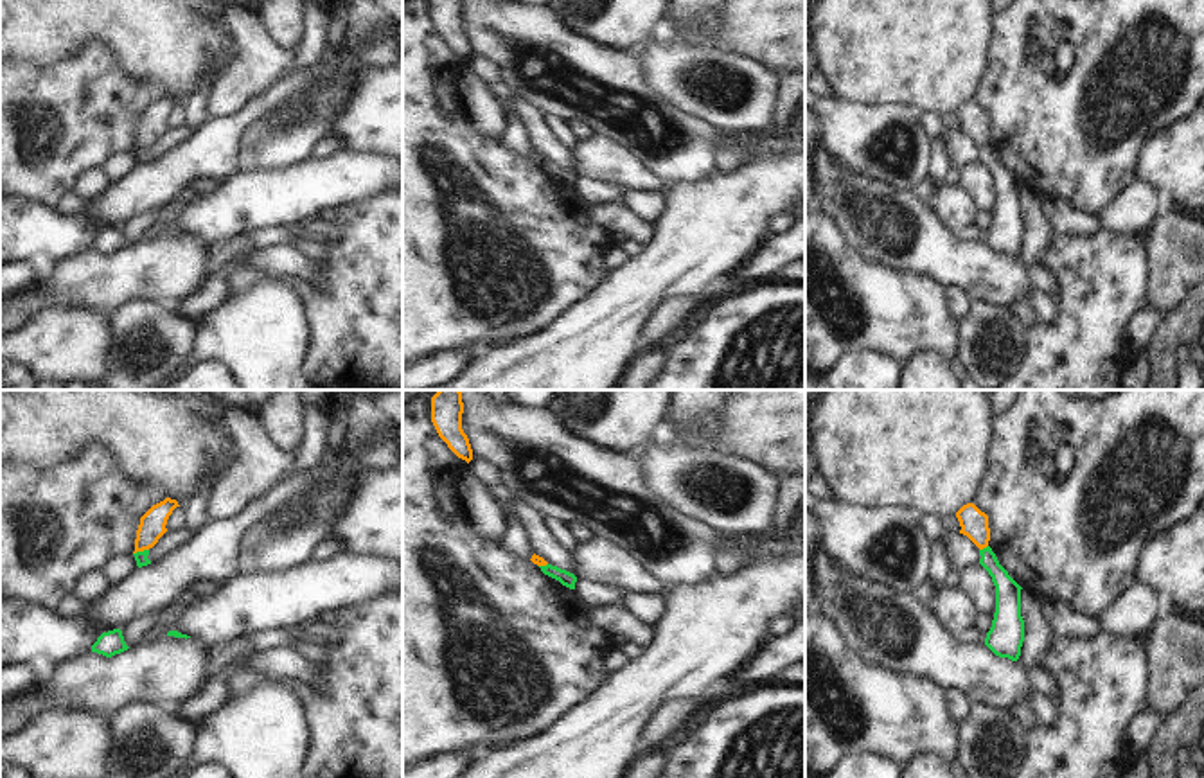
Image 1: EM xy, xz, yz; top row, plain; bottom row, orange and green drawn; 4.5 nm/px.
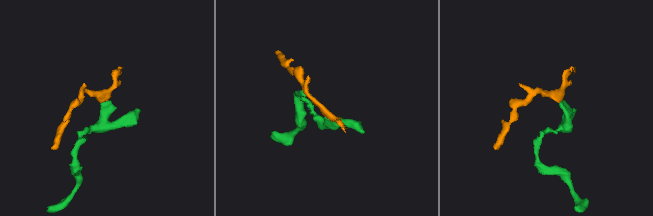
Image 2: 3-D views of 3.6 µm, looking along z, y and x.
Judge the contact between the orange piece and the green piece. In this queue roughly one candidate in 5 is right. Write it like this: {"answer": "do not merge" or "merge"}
{"answer": "do not merge"}

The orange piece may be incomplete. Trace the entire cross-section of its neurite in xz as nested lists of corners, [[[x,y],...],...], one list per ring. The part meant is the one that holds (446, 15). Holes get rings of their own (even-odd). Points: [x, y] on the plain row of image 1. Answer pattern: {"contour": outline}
{"contour": [[[431,0],[431,20],[447,45],[467,61],[473,57],[473,47],[462,27],[464,0]]]}

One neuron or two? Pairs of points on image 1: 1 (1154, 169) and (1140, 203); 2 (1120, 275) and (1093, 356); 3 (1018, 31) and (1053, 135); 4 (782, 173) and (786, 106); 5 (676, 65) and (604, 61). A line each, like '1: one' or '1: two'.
1: two
2: one
3: one
4: two
5: two

